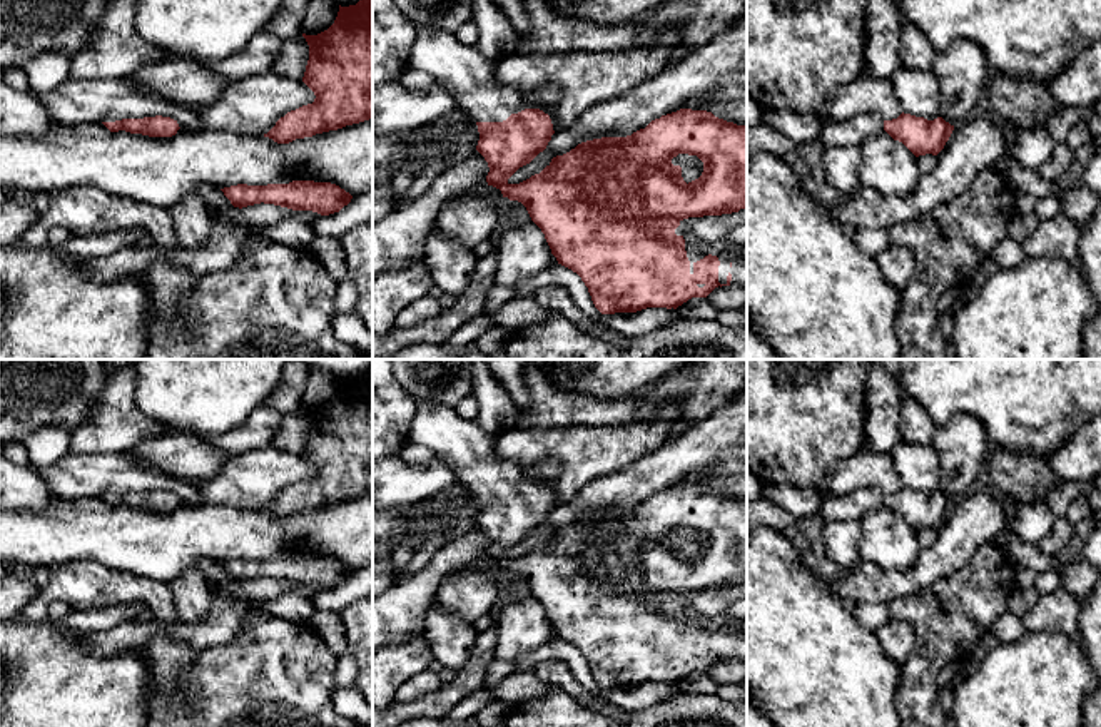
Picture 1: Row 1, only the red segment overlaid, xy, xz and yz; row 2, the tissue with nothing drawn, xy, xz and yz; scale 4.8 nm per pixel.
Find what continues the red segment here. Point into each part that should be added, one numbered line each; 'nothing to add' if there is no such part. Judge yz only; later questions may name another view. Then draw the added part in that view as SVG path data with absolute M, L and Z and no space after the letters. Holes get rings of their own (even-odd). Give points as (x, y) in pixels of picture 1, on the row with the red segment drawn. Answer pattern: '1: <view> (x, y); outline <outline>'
1: yz (847, 132); outline M874 112L849 120L832 122L822 119L820 142L829 145L859 145L867 135L884 130L884 119Z

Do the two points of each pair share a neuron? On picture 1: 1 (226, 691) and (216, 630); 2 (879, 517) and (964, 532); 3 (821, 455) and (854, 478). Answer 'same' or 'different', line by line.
1: different
2: different
3: different

